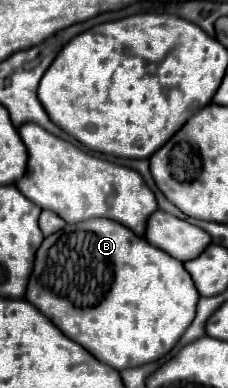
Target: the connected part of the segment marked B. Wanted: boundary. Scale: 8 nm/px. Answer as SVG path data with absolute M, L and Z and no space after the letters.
M85 220L81 224L67 224L61 232L43 240L37 250L25 300L99 362L121 372L155 362L177 344L193 322L199 292L179 260L151 246L145 238L135 236L123 224L115 220Z

